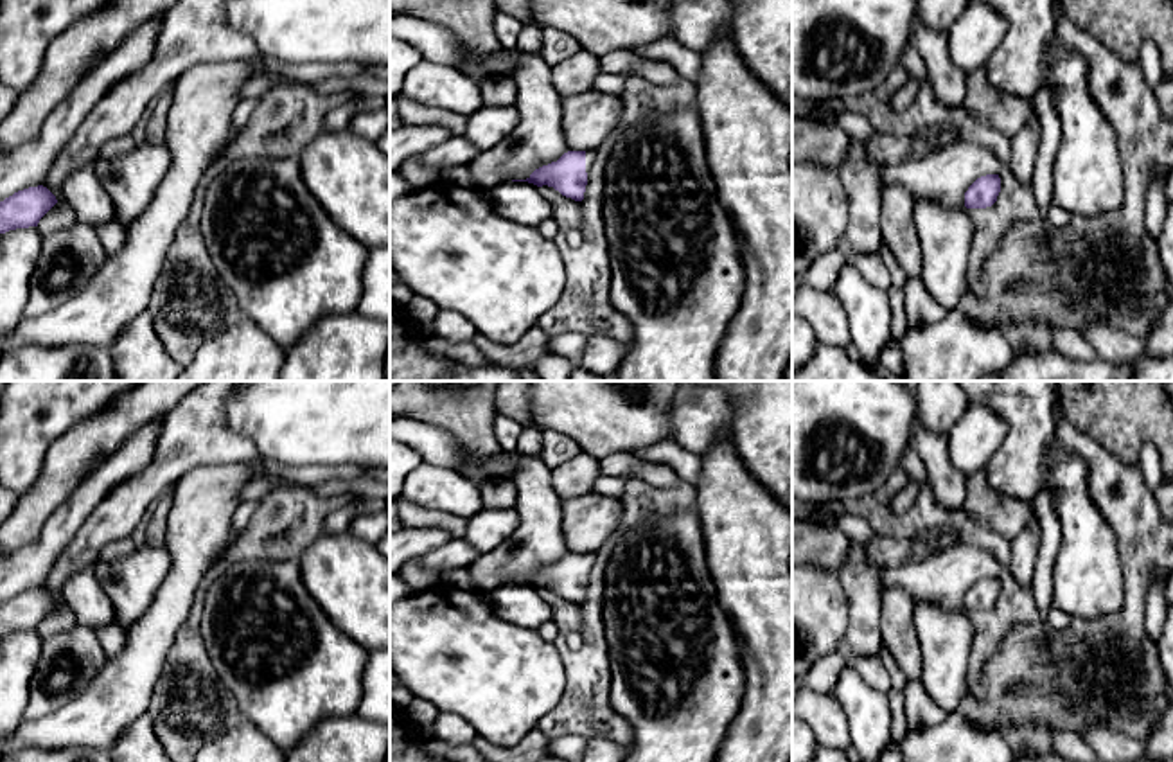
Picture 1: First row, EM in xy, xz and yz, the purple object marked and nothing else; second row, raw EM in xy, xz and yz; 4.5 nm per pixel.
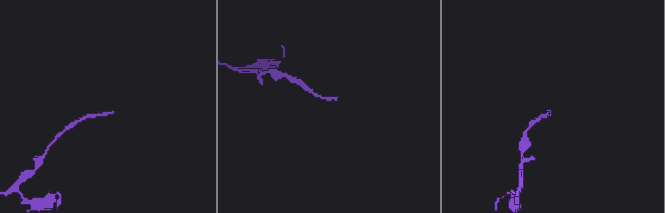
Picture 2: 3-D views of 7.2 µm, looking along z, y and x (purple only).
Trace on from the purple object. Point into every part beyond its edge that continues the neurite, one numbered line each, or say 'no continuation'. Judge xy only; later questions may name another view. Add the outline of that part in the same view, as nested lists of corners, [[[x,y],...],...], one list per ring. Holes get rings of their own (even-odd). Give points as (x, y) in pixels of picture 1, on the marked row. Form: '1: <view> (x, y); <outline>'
no continuation

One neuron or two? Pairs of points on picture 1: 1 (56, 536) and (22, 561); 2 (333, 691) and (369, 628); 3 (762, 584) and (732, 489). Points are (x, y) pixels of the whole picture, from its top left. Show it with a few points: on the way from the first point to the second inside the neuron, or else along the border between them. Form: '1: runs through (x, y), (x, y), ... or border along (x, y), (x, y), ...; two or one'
1: runs through (47, 545), (31, 561); one
2: border along (327, 615), (342, 631), (369, 651); two
3: runs through (749, 561), (749, 534), (737, 513); one

